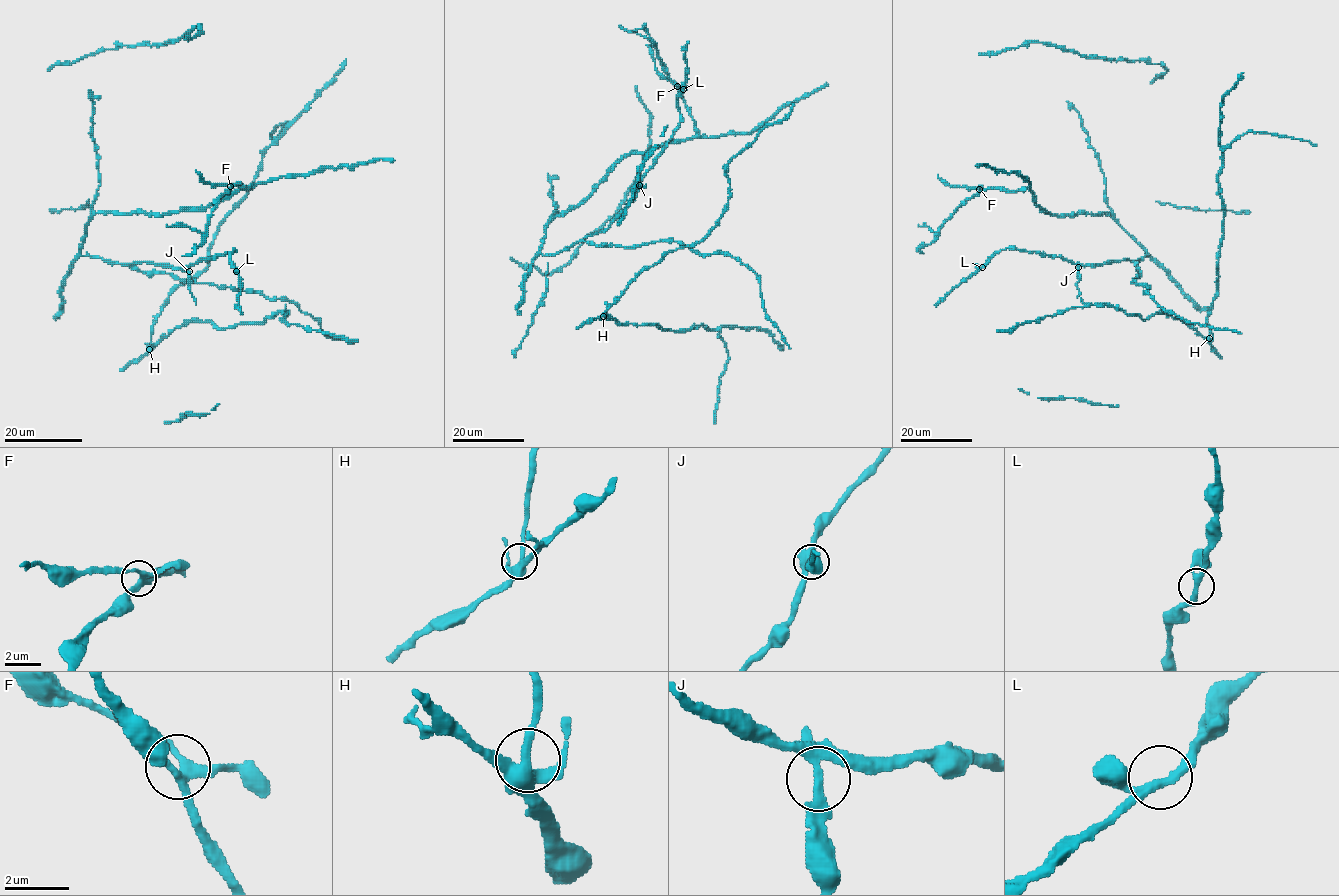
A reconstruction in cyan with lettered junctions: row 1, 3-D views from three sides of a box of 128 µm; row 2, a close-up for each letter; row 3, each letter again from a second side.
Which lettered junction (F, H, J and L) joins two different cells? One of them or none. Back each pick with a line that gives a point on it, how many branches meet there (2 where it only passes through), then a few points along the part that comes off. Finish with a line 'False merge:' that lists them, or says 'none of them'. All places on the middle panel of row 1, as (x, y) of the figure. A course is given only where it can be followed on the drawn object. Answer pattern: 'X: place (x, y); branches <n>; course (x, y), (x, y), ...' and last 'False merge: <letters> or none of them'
J: place (639, 185); branches 4
False merge: J

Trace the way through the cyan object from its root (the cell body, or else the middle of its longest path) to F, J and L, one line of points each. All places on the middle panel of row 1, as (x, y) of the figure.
F: (664, 241), (578, 241), (539, 252), (545, 226), (623, 158), (697, 134), (677, 86)
J: (664, 241), (623, 247), (594, 245), (584, 240), (603, 232), (635, 195), (639, 185)
L: (664, 241), (623, 247), (584, 239), (603, 232), (635, 195), (640, 178), (678, 125), (677, 96), (683, 89)

